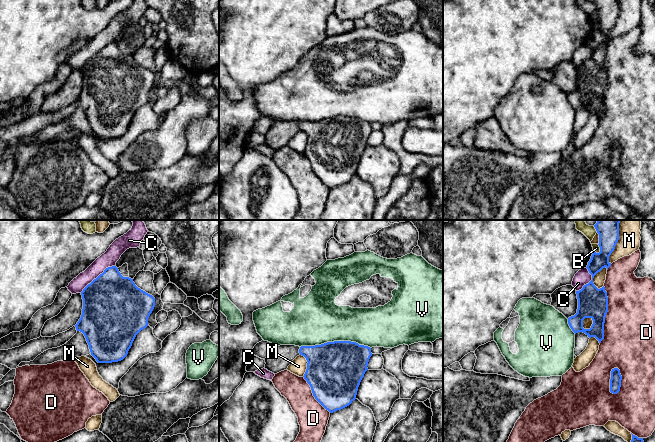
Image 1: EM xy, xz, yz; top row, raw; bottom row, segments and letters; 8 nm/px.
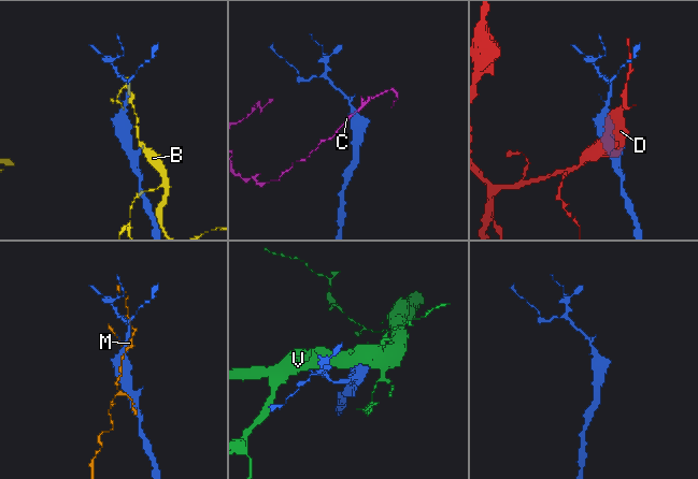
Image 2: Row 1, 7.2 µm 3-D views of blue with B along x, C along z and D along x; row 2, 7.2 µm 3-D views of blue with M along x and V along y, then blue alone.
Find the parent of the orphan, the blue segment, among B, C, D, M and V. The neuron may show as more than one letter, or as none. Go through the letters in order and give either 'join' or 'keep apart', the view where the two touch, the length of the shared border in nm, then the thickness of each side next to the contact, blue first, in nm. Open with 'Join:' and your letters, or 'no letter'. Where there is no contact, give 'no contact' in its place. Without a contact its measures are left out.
Join: no letter
B: keep apart; contact in yz; length 80 nm; calibres 160 and 60 nm
C: keep apart; contact in xy; length 360 nm; calibres 460 and 120 nm
D: keep apart; contact in yz; length 220 nm; calibres 100 and 420 nm
M: keep apart; contact in yz; length 340 nm; calibres 160 and 180 nm
V: keep apart; contact in xz; length 550 nm; calibres 460 and 400 nm

